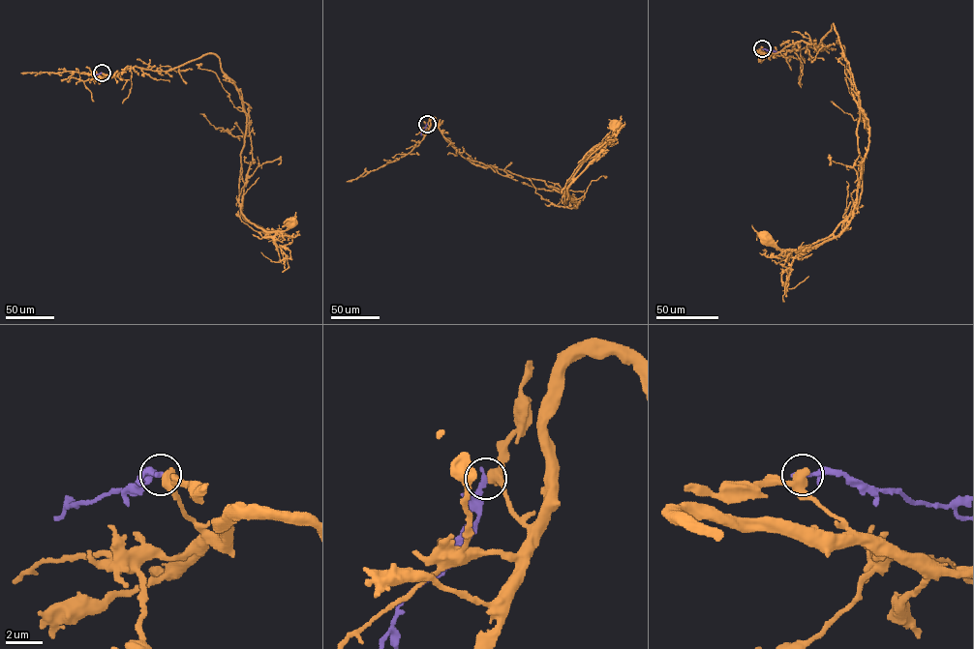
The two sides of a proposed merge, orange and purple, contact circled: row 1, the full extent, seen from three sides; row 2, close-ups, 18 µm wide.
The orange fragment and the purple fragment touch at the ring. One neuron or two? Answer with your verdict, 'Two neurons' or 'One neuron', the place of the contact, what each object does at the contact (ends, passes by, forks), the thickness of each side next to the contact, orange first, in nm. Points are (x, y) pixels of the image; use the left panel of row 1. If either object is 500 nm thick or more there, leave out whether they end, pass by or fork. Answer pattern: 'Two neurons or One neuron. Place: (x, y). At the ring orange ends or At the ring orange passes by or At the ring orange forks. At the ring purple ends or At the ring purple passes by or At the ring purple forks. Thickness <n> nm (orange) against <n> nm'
Two neurons. Place: (102, 73). At the ring orange passes by. At the ring purple ends. Thickness 440 nm (orange) against 280 nm

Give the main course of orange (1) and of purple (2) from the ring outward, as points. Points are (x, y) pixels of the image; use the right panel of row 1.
1: (762, 48), (818, 45), (833, 24), (857, 94), (863, 169), (859, 204), (828, 237), (797, 250), (765, 239)
2: (762, 48), (776, 51)

